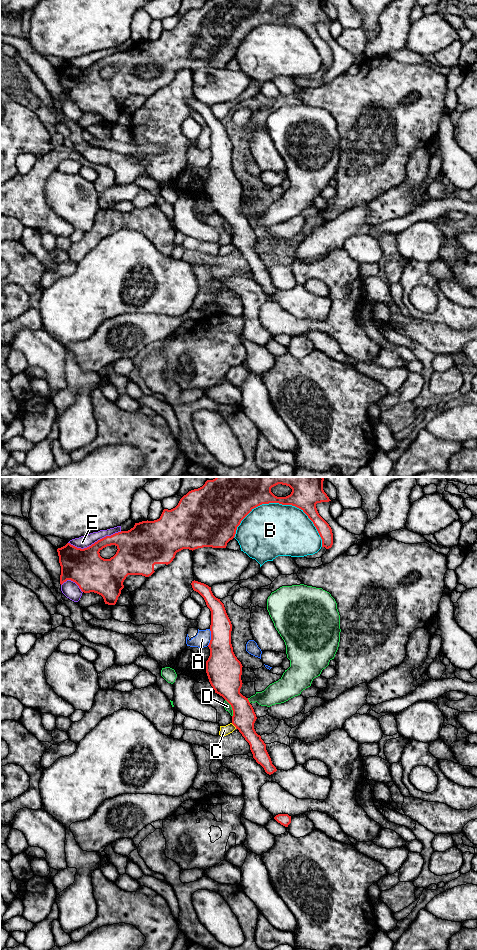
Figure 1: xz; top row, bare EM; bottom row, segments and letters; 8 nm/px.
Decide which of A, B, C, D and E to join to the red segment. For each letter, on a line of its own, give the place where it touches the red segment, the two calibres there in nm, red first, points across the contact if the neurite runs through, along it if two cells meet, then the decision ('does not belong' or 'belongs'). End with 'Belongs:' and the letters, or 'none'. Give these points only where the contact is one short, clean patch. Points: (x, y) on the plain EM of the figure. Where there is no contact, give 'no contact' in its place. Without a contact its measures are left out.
A: xz (211, 157) | 260/120 nm | along xz (210, 149), (210, 162), (207, 165) | does not belong
B: xz (281, 23) | 220/440 nm | does not belong
C: xz (234, 245) | 190/80 nm | along xz (231, 243), (236, 248) | does not belong
D: xz (232, 228) | 260/60 nm | along xz (225, 219), (231, 227), (232, 236) | does not belong
E: xz (95, 62) | 300/100 nm | does not belong
Belongs: none

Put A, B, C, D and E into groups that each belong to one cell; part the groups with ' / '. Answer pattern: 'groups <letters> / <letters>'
groups A / B / C / D / E

